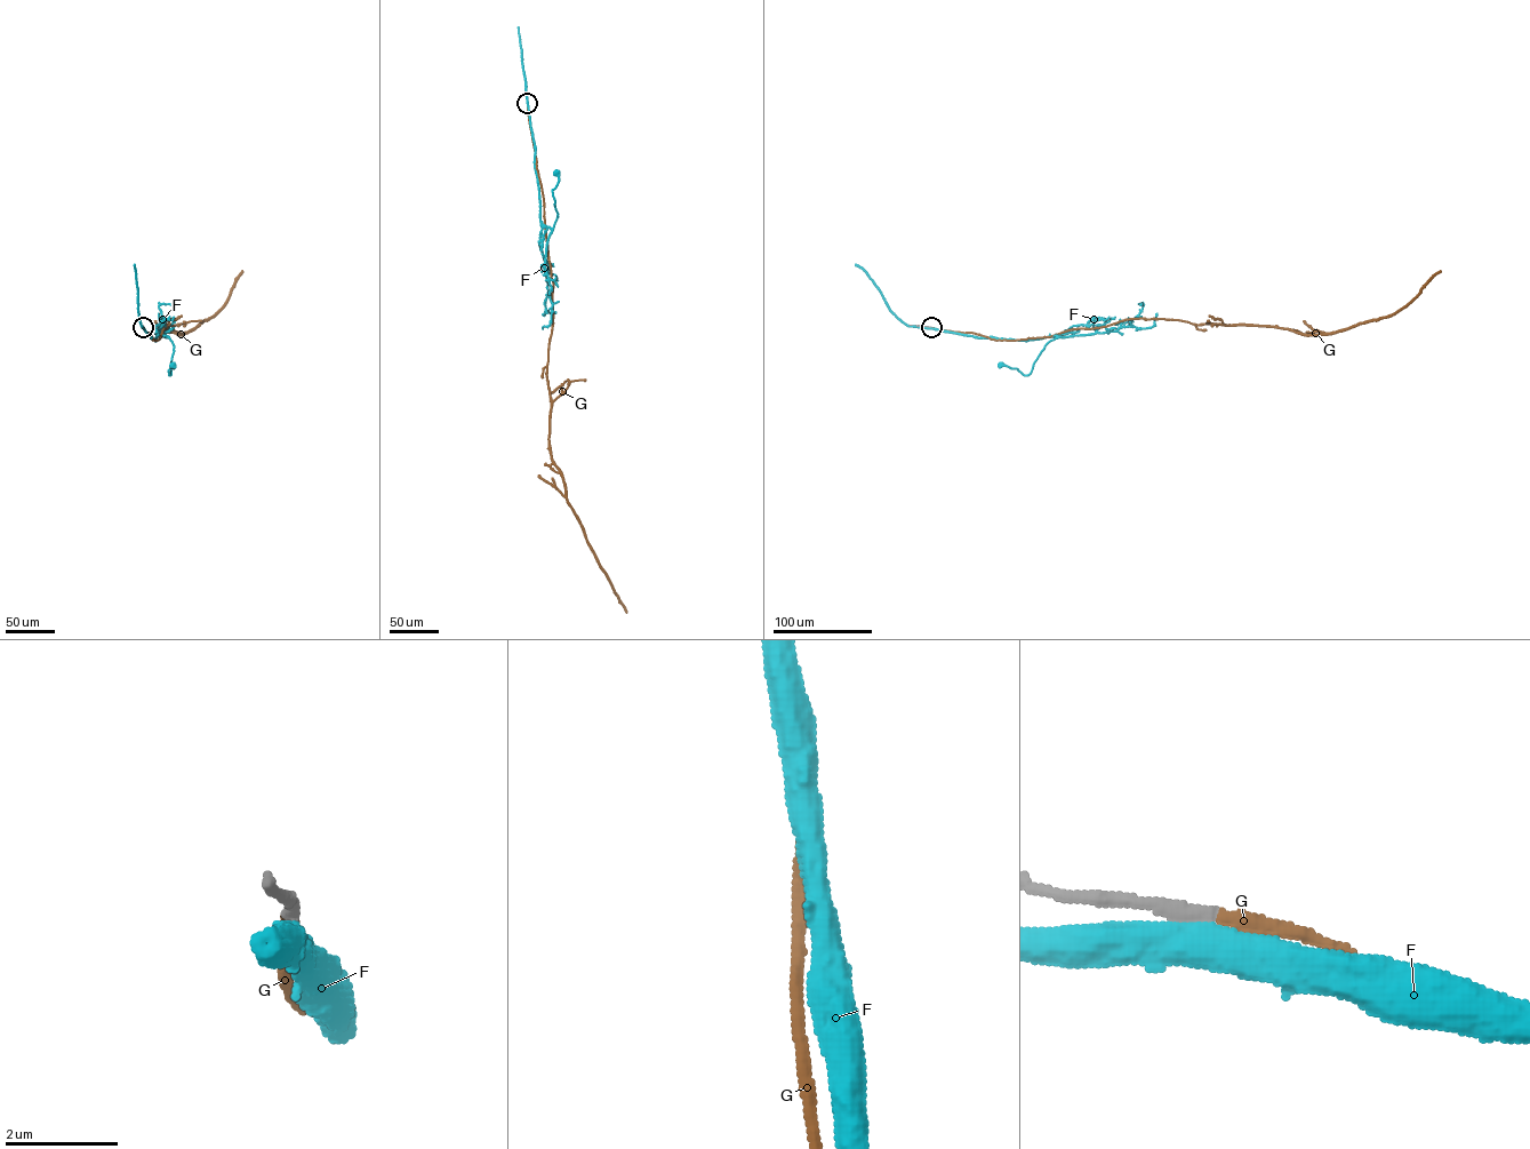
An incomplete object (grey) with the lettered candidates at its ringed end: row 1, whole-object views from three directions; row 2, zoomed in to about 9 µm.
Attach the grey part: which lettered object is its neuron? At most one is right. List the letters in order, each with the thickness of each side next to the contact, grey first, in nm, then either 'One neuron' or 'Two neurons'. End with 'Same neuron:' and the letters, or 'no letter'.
F: Thickness 320 nm (grey) against 500 nm. Two neurons
G: Thickness 300 nm (grey) against 280 nm. One neuron
Same neuron: G

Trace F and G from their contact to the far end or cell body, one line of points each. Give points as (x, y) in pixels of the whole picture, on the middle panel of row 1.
F: (527, 103), (541, 221), (552, 230), (558, 216), (552, 190), (559, 181), (557, 173)
G: (527, 104), (553, 282), (546, 377), (551, 403), (552, 461), (562, 478), (567, 502), (626, 612)

